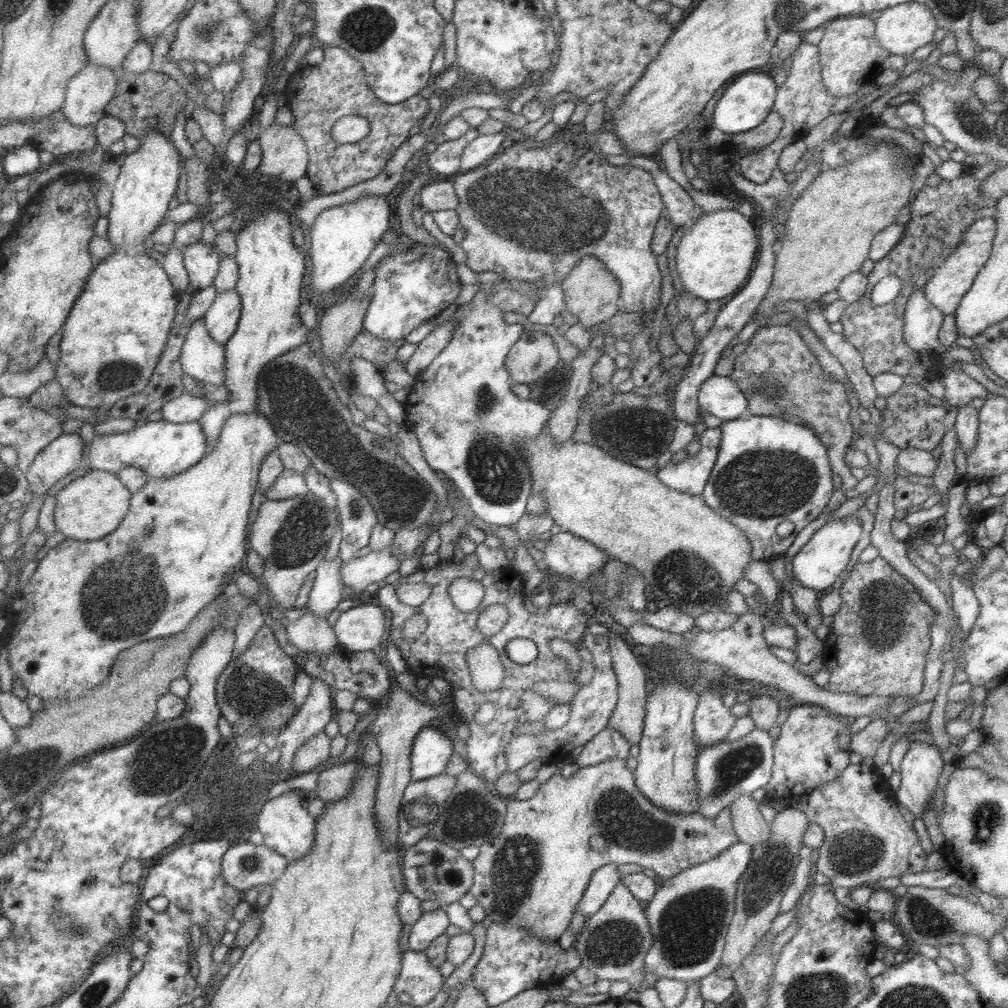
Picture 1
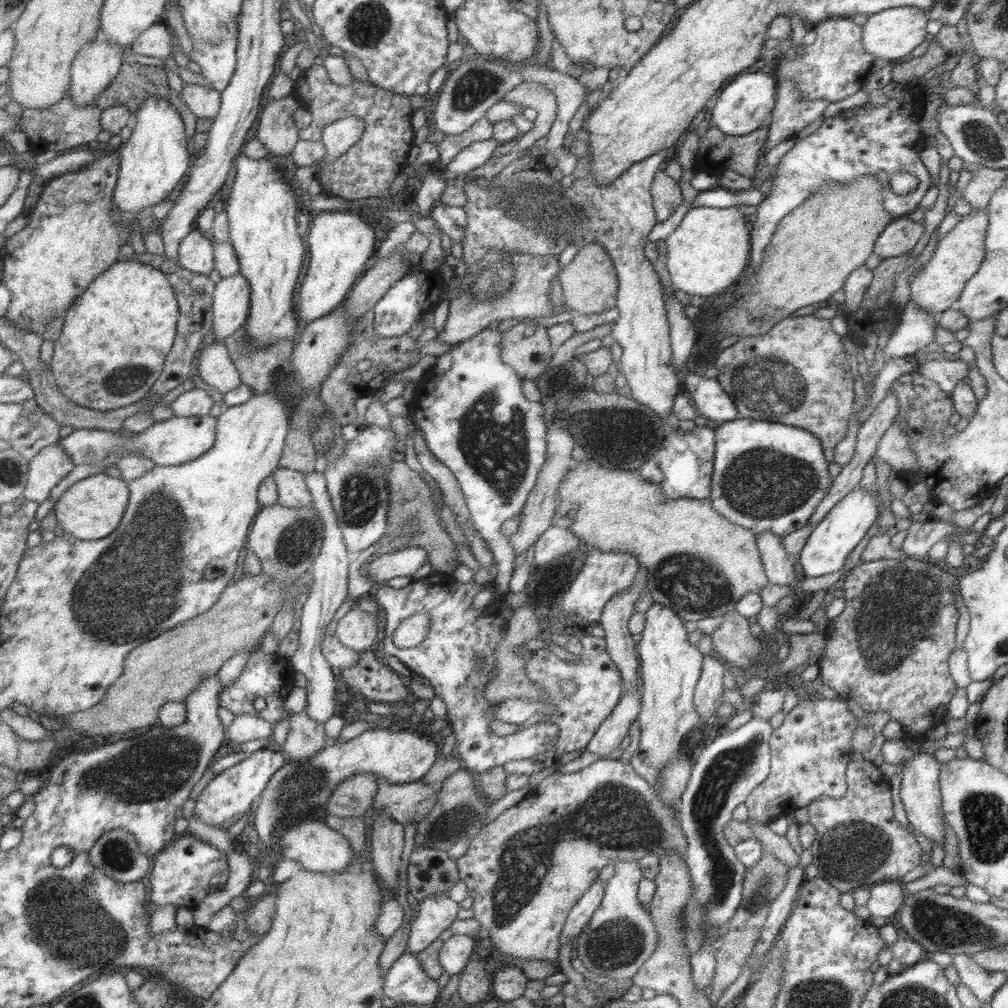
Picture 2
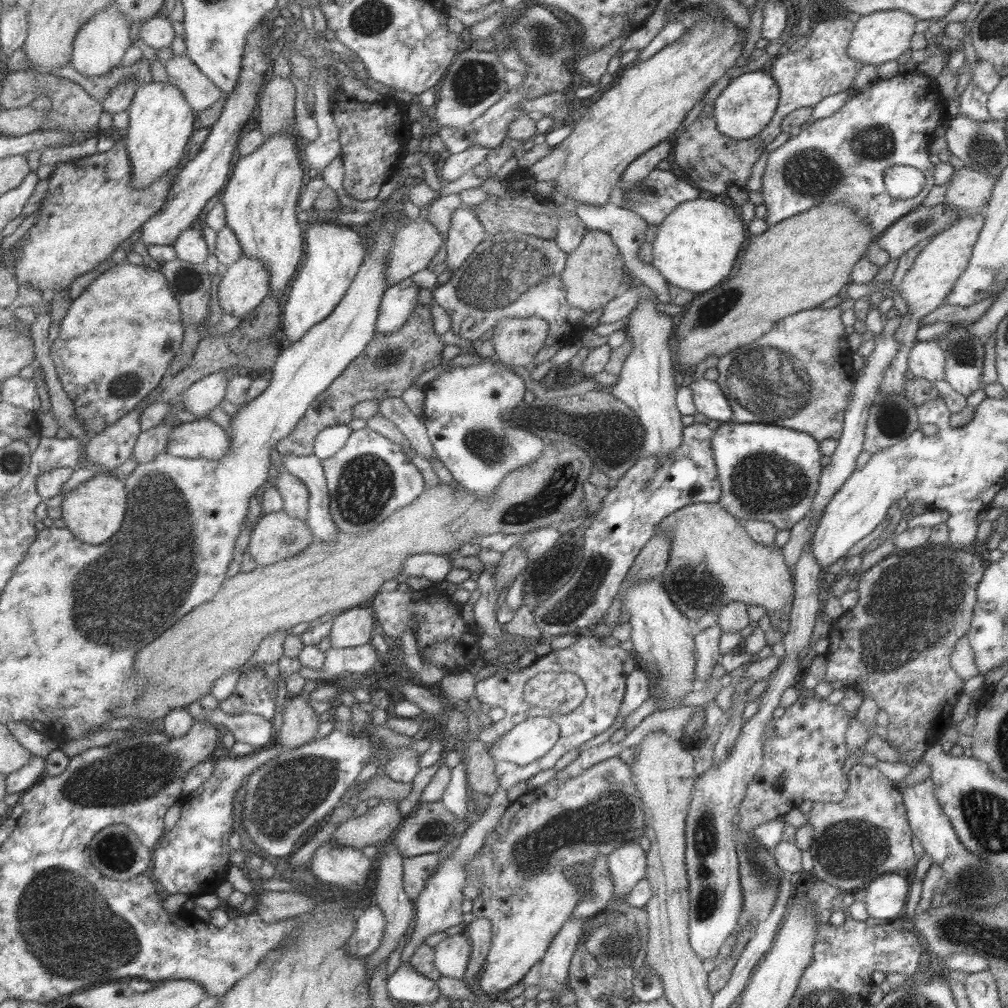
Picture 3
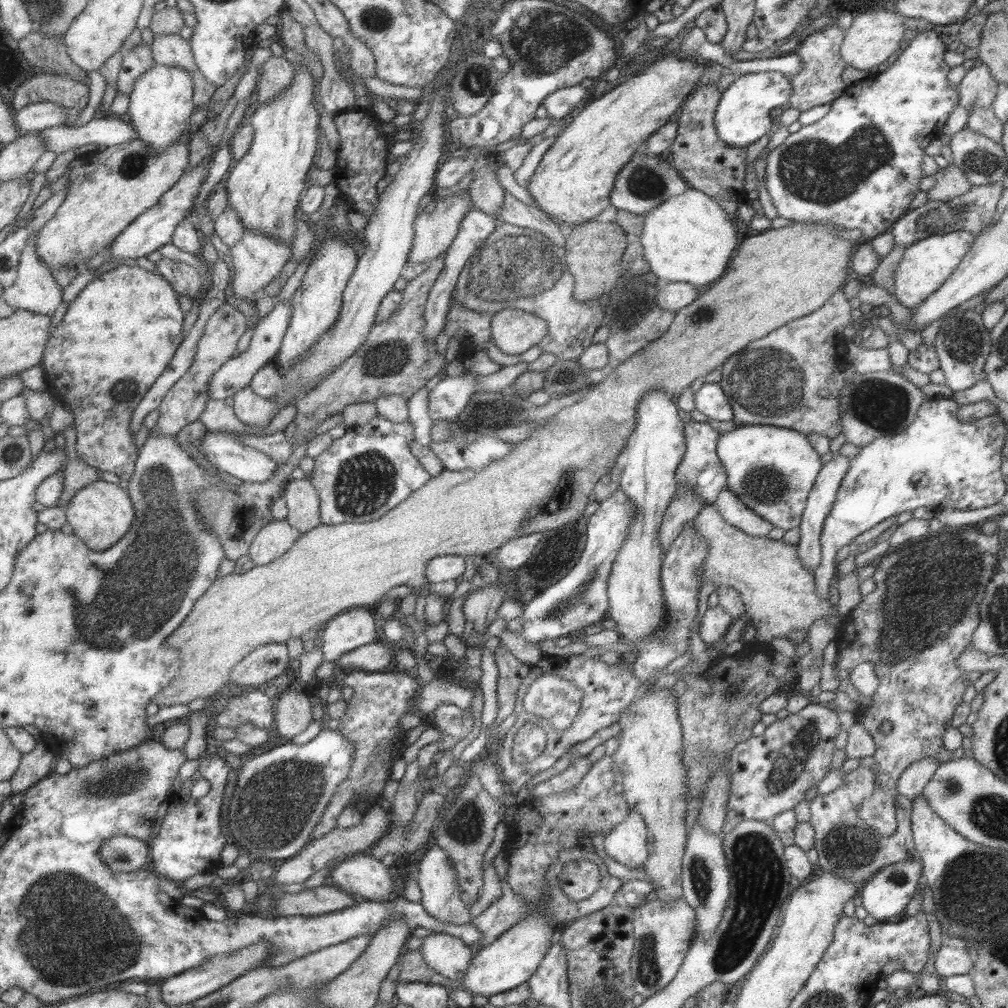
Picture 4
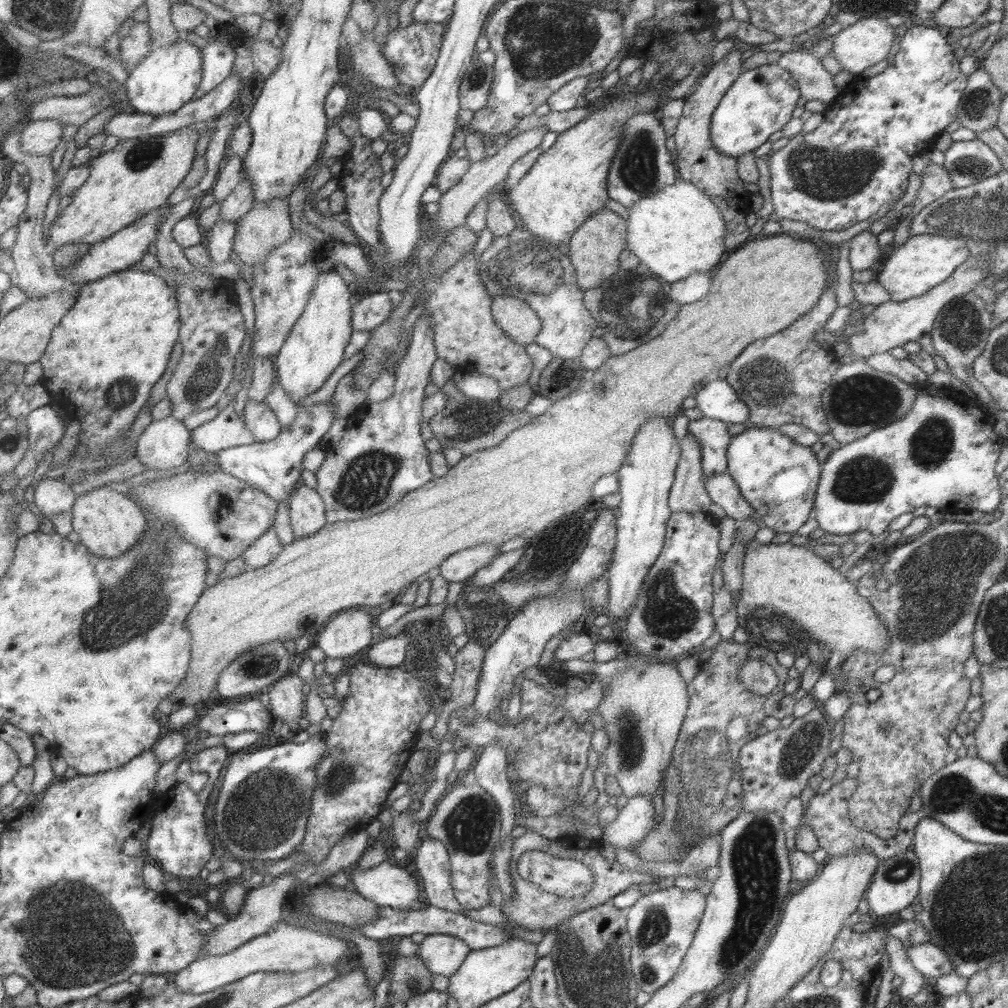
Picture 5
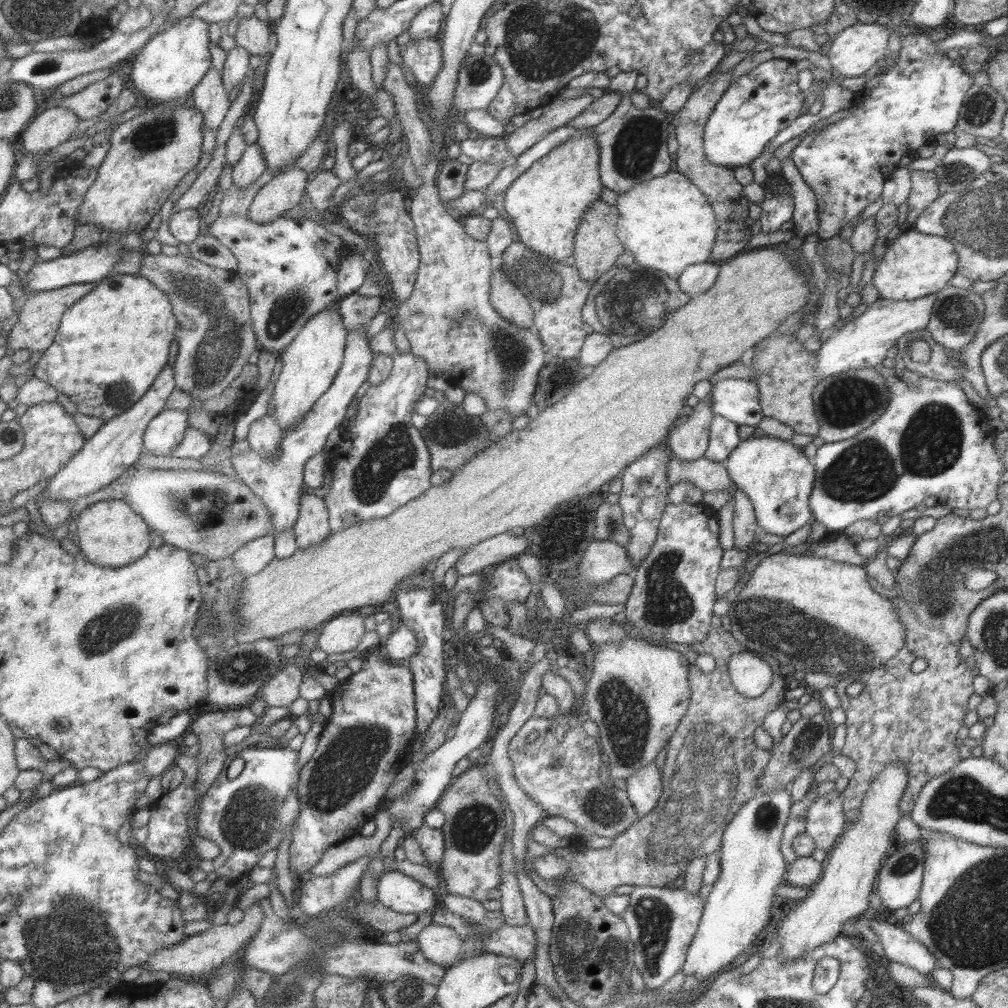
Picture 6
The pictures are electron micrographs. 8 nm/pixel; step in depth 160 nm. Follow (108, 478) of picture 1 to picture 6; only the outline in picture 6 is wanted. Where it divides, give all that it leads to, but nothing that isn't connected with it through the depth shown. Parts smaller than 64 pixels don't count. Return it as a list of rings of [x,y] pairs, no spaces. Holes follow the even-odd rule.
[[[124,500],[97,501],[88,506],[78,521],[79,548],[86,557],[101,566],[121,568],[143,558],[153,547],[152,529],[137,511]]]

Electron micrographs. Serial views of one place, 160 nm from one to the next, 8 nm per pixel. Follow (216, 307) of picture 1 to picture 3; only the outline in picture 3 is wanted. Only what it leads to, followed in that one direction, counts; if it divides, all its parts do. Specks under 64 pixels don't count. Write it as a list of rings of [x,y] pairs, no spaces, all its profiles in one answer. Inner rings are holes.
[[[242,256],[220,279],[219,306],[227,314],[243,318],[270,296],[271,280],[268,266],[262,260]]]

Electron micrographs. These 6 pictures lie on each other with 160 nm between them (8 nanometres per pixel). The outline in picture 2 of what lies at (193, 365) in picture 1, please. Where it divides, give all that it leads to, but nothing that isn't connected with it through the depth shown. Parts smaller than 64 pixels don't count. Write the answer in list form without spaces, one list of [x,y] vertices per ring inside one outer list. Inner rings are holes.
[[[215,340],[207,345],[196,362],[198,364],[195,373],[223,396],[241,386],[240,370],[225,343]]]

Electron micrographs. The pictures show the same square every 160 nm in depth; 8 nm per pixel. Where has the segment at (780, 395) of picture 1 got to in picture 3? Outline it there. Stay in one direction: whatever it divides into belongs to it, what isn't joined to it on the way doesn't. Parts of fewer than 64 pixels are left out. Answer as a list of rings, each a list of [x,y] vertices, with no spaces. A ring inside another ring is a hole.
[[[838,305],[832,308],[805,309],[777,321],[761,338],[737,347],[718,357],[717,387],[731,406],[733,422],[762,423],[783,426],[809,434],[817,443],[837,439],[842,432],[847,395],[852,391],[855,371],[851,366],[852,351],[847,346],[849,329],[841,323]]]

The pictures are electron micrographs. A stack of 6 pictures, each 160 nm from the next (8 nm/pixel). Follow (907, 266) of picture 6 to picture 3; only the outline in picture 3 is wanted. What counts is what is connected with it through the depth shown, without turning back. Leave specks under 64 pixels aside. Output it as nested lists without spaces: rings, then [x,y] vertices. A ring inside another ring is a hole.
[[[973,213],[968,217],[961,217],[945,230],[937,232],[937,235],[917,253],[913,264],[903,275],[897,291],[906,302],[908,309],[902,315],[900,325],[893,335],[897,342],[900,342],[899,350],[887,365],[879,387],[885,395],[899,395],[904,390],[905,371],[908,369],[907,357],[911,347],[917,341],[916,330],[920,327],[920,320],[944,302],[954,282],[969,264],[972,246],[977,240],[983,221],[983,213]]]

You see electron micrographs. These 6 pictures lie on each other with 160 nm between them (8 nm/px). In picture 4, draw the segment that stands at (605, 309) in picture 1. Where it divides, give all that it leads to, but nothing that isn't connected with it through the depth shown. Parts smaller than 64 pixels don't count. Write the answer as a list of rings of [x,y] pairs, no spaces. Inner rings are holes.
[[[587,221],[575,225],[565,234],[565,264],[574,282],[572,297],[577,302],[585,302],[586,306],[593,305],[625,272],[621,257],[627,244],[626,233],[615,221]]]

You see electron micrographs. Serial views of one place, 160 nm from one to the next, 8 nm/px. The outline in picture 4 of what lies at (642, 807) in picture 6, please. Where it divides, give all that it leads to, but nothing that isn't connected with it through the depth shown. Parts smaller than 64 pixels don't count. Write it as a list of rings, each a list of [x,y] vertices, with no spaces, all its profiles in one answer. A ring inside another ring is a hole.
[[[634,809],[611,832],[603,835],[604,851],[615,862],[623,864],[629,871],[648,858],[647,838],[649,832],[641,815]]]

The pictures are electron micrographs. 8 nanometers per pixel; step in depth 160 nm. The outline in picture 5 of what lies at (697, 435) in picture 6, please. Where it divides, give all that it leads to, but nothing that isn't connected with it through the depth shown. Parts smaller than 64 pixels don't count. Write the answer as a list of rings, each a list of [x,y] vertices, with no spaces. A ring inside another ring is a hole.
[[[689,433],[679,440],[679,461],[668,494],[668,507],[673,512],[706,512],[712,500],[704,485],[699,443]]]

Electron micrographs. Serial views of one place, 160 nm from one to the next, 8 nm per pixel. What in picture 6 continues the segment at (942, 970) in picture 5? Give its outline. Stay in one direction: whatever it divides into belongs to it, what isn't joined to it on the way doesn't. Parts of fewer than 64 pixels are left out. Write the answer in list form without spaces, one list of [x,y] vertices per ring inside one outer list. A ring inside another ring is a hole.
[[[870,914],[861,917],[866,926],[877,936],[883,947],[884,957],[888,961],[898,962],[925,975],[936,966],[936,958],[921,944],[914,940],[905,930],[897,925],[888,924],[882,918],[871,918]]]

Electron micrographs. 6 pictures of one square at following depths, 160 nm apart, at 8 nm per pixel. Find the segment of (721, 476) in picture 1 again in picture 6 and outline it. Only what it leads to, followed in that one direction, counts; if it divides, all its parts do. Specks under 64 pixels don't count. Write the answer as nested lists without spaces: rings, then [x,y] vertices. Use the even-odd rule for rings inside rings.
[[[756,433],[741,440],[725,460],[725,469],[736,490],[750,500],[755,513],[755,524],[760,531],[767,534],[787,537],[791,533],[805,526],[812,519],[812,512],[808,505],[812,491],[815,470],[813,464],[807,460],[804,450],[790,441],[767,437]]]

